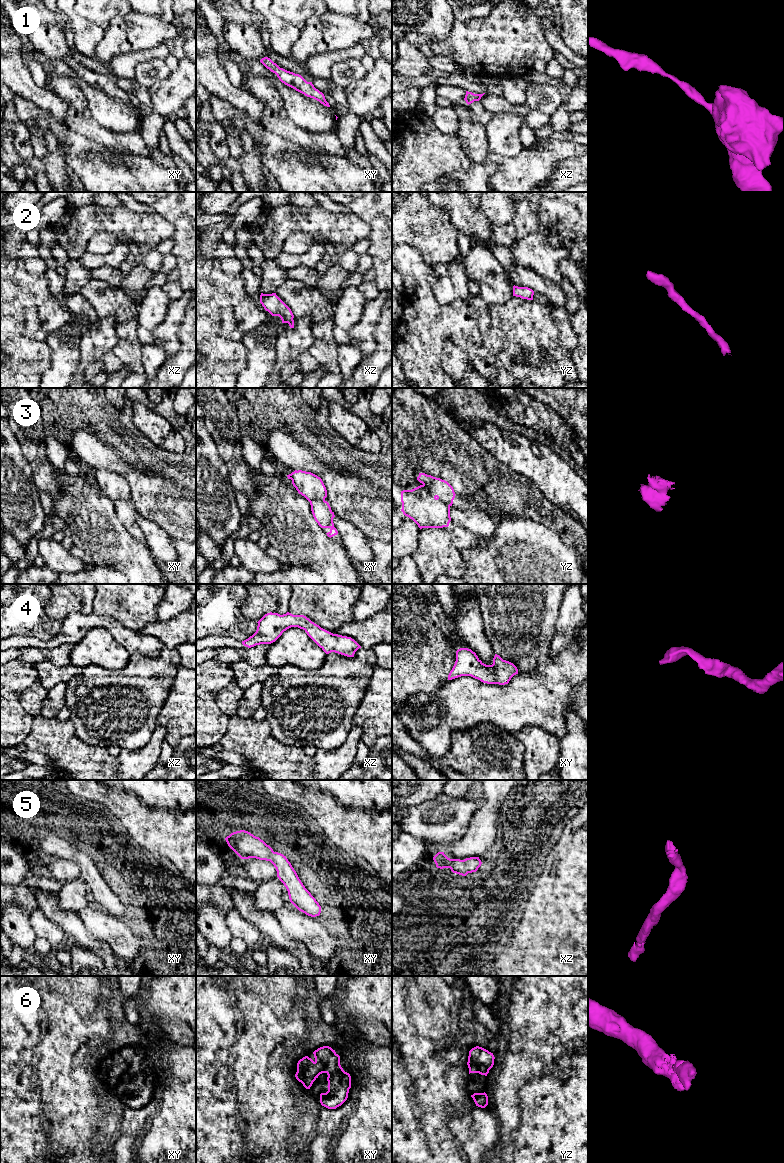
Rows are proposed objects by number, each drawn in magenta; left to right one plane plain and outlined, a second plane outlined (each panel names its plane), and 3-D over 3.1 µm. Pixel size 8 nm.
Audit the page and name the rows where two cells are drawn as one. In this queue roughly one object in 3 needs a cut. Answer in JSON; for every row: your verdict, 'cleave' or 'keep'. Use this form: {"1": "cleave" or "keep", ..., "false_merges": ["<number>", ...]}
{"1": "keep", "2": "keep", "3": "cleave", "4": "keep", "5": "keep", "6": "keep", "false_merges": ["3"]}

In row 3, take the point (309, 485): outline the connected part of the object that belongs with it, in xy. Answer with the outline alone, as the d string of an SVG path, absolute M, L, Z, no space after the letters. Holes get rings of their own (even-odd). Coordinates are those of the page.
M295 470L287 475L292 480L293 486L299 494L304 496L309 502L313 500L325 500L327 497L326 487L320 477L302 470Z

